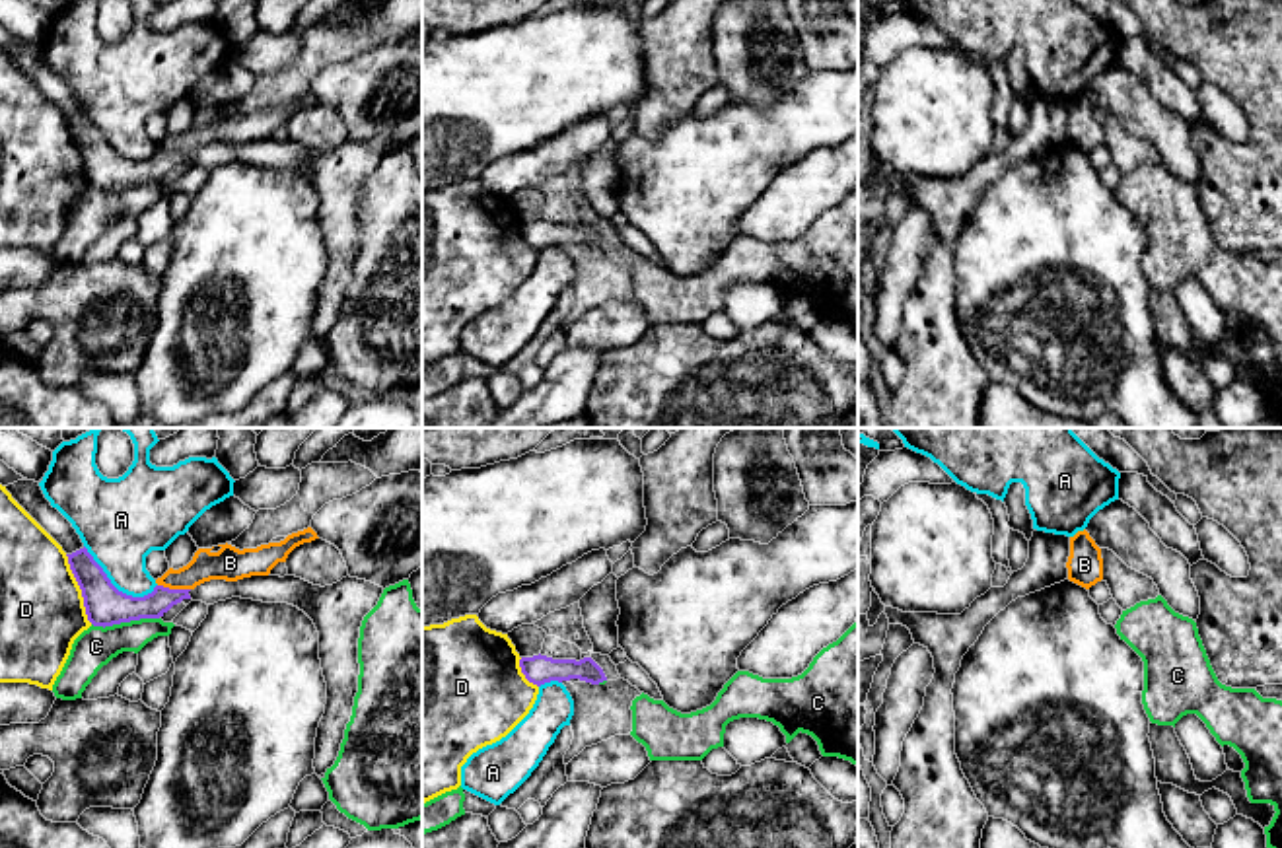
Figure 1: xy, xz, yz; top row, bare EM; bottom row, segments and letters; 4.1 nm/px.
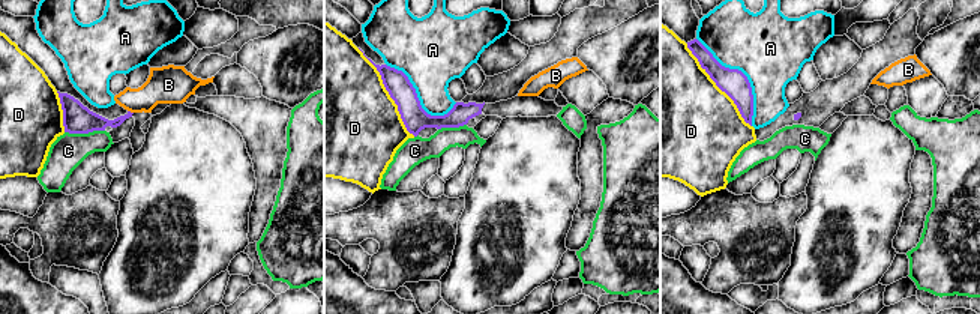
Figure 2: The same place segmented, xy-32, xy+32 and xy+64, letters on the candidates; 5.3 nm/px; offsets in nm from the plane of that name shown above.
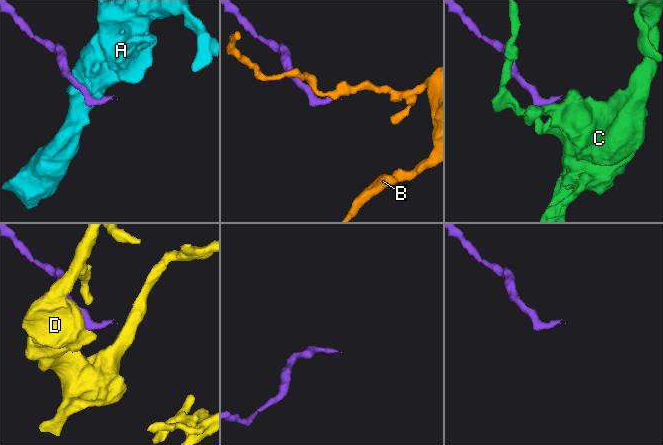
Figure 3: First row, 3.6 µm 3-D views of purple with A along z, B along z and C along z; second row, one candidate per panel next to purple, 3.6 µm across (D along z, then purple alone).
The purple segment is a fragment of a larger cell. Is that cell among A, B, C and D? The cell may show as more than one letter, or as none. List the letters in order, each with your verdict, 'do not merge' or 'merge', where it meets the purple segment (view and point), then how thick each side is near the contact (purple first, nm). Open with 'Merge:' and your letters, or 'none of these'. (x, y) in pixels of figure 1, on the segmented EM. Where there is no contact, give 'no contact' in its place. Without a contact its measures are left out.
Merge: none of these
A: do not merge | xy (113, 586) | 170/340 nm
B: do not merge | xy (174, 590) | 130/130 nm
C: do not merge | xy (125, 621) | 170/160 nm
D: do not merge | xy (80, 588) | 170/360 nm

